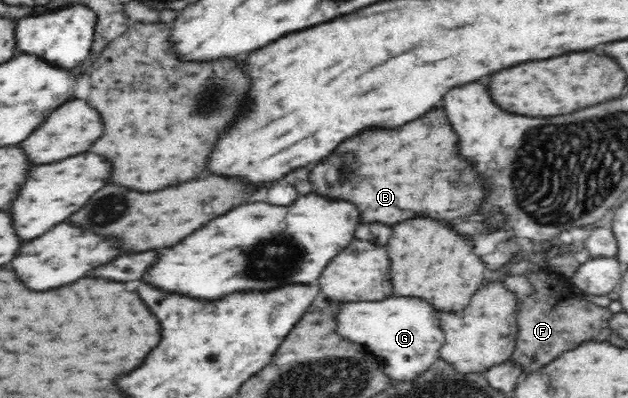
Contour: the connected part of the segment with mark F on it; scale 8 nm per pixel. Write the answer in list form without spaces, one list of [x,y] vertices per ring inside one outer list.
[[[549,266],[529,268],[523,275],[535,288],[535,294],[515,296],[515,346],[510,358],[515,366],[523,368],[523,374],[539,370],[543,364],[549,364],[567,348],[577,348],[589,340],[603,342],[609,338],[611,330],[607,322],[612,312],[573,295],[575,286],[571,278],[551,270]]]

